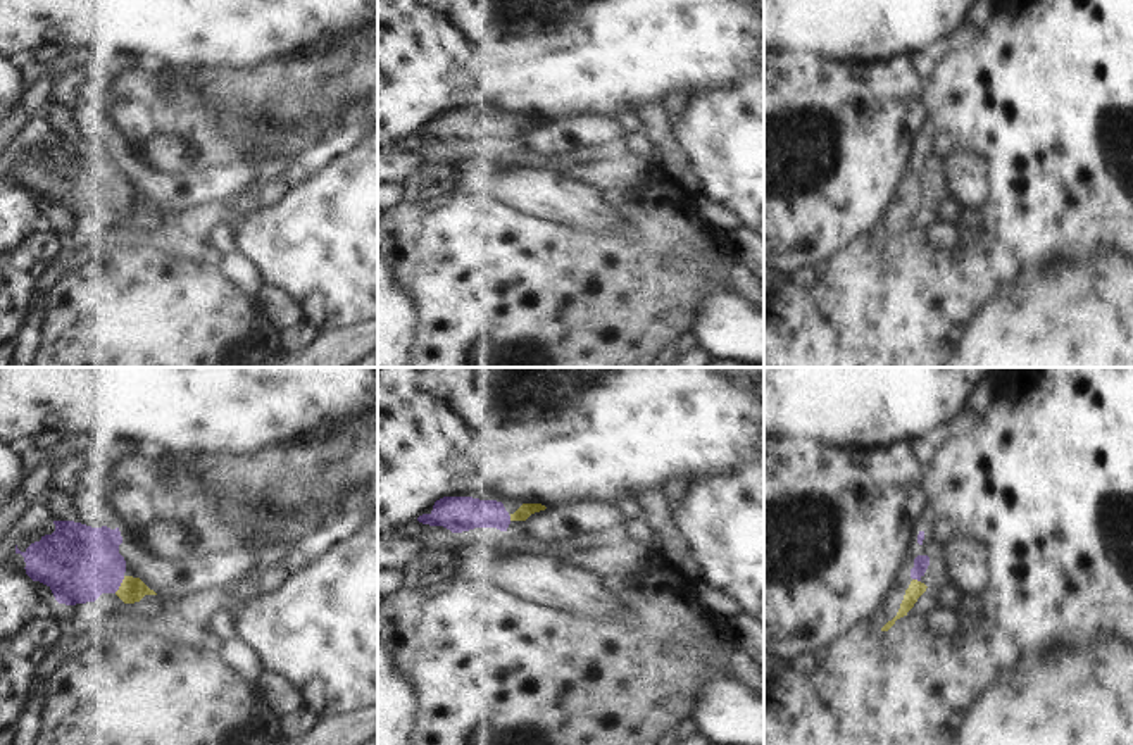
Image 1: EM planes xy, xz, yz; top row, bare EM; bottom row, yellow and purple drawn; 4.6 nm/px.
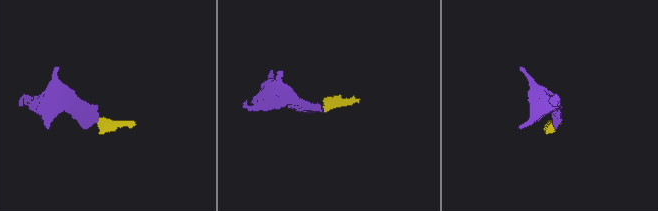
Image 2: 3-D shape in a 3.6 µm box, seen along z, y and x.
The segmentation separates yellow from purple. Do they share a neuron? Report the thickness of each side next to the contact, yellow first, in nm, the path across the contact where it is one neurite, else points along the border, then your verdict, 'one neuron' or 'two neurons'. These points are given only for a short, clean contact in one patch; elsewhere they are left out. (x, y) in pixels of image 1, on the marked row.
120 nm thick on the yellow side, 360 nm on the other; runs through xy (131, 590), (121, 585), (99, 568), (80, 563); one neuron

